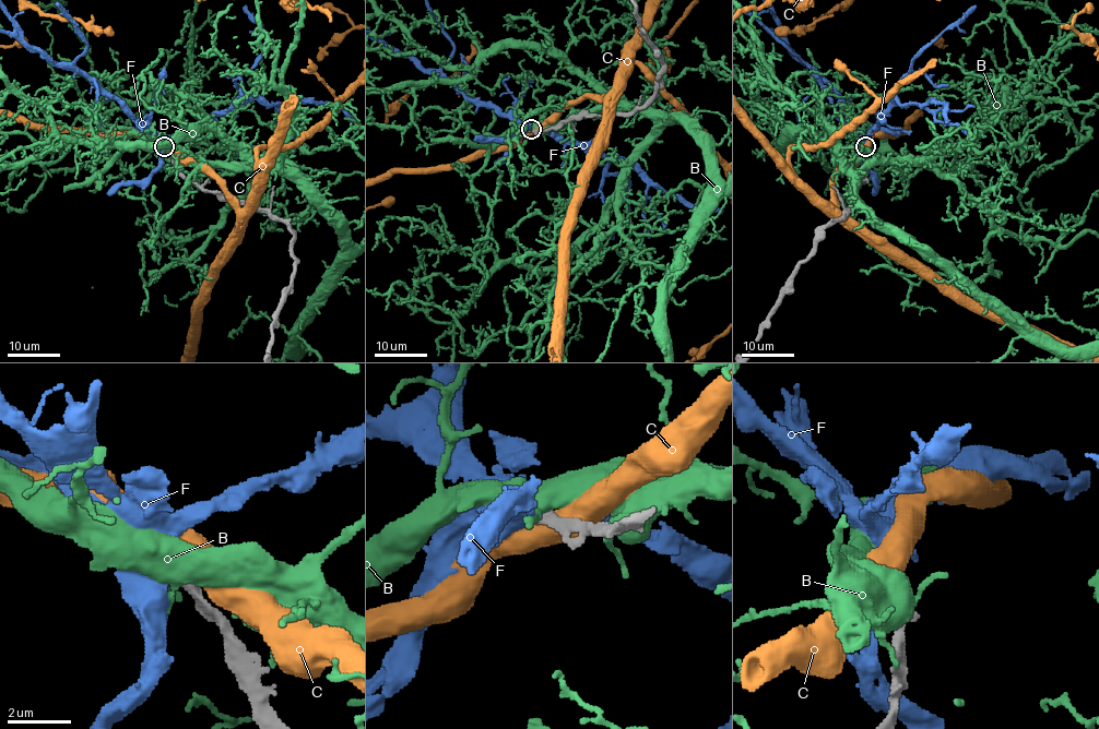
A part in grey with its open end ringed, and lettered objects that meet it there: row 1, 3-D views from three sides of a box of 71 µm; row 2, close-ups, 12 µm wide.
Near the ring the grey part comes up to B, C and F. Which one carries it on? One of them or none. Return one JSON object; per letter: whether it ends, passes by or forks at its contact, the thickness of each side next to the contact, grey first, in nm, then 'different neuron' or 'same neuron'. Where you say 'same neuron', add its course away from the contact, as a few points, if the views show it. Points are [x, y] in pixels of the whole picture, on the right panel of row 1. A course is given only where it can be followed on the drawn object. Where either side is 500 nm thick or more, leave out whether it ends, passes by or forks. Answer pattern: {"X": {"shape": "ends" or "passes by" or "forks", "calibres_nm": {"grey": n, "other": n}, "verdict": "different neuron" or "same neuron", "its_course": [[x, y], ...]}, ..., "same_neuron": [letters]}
{"B": {"calibres_nm": {"grey": 320, "other": 550}, "verdict": "different neuron"}, "C": {"calibres_nm": {"grey": 400, "other": 750}, "verdict": "different neuron"}, "F": {"calibres_nm": {"grey": 320, "other": 600}, "verdict": "same neuron"}, "same_neuron": ["F"]}

